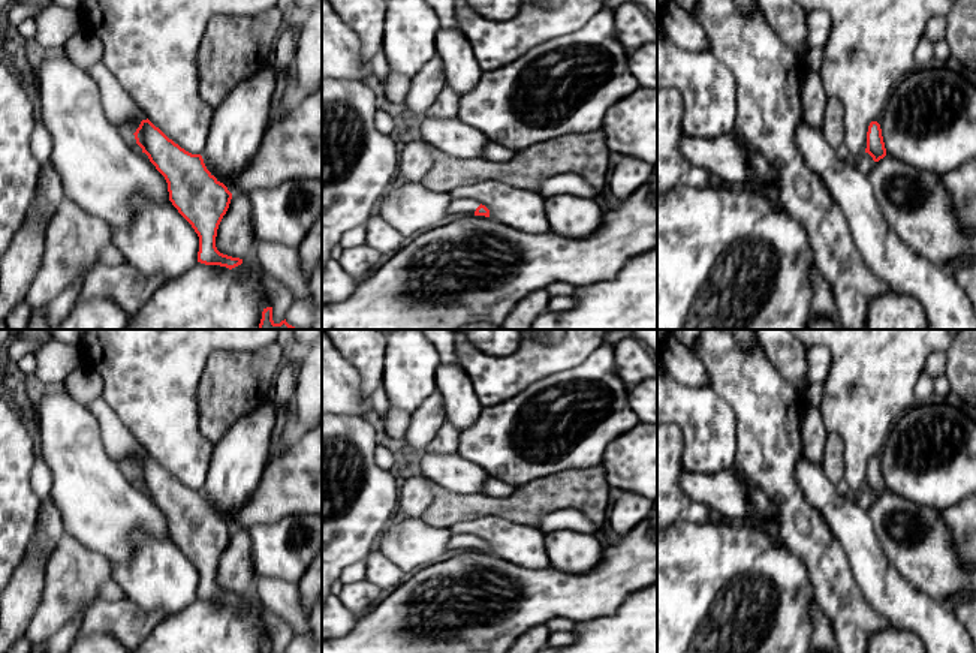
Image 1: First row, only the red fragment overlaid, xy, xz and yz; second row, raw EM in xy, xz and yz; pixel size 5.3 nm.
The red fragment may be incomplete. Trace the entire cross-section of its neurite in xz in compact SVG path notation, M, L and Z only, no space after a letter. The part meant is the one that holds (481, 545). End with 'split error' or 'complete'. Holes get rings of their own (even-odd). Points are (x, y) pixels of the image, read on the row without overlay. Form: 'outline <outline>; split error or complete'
outline M452 535L448 547L452 554L460 553L460 551L489 553L489 545L475 535Z; split error

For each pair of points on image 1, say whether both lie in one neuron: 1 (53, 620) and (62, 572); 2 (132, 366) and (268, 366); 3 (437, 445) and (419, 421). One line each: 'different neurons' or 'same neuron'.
1: same neuron
2: different neurons
3: different neurons

